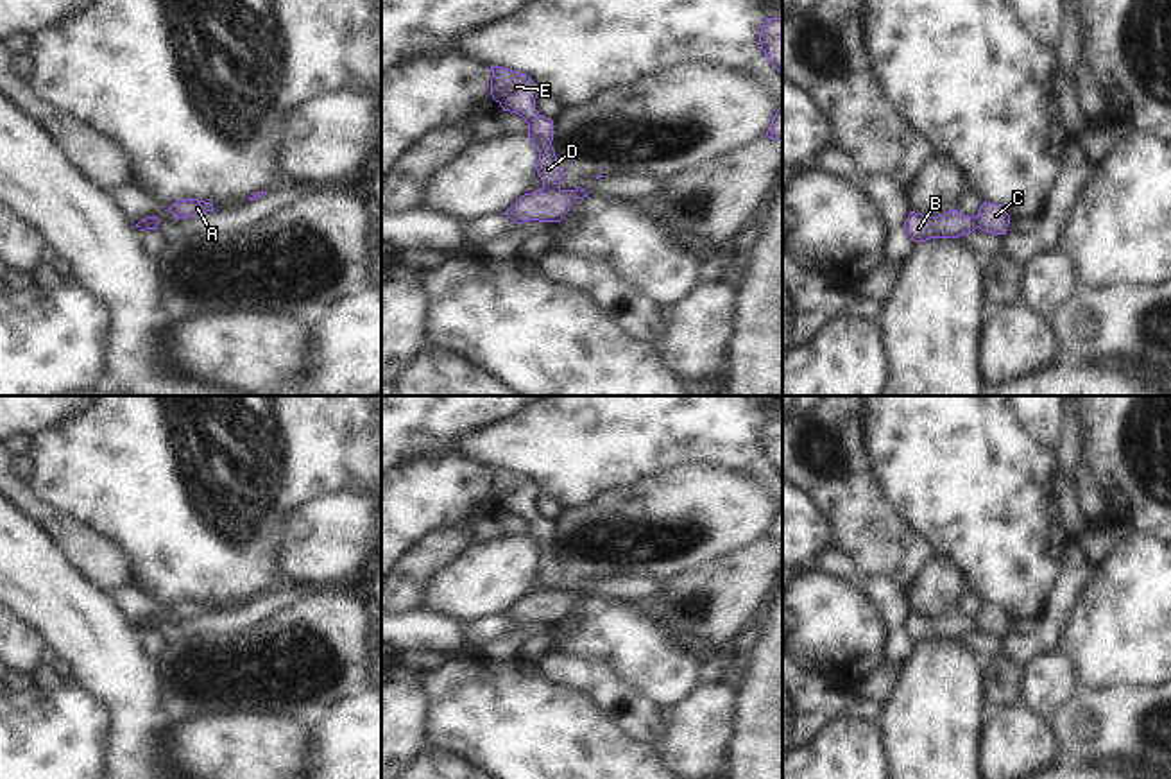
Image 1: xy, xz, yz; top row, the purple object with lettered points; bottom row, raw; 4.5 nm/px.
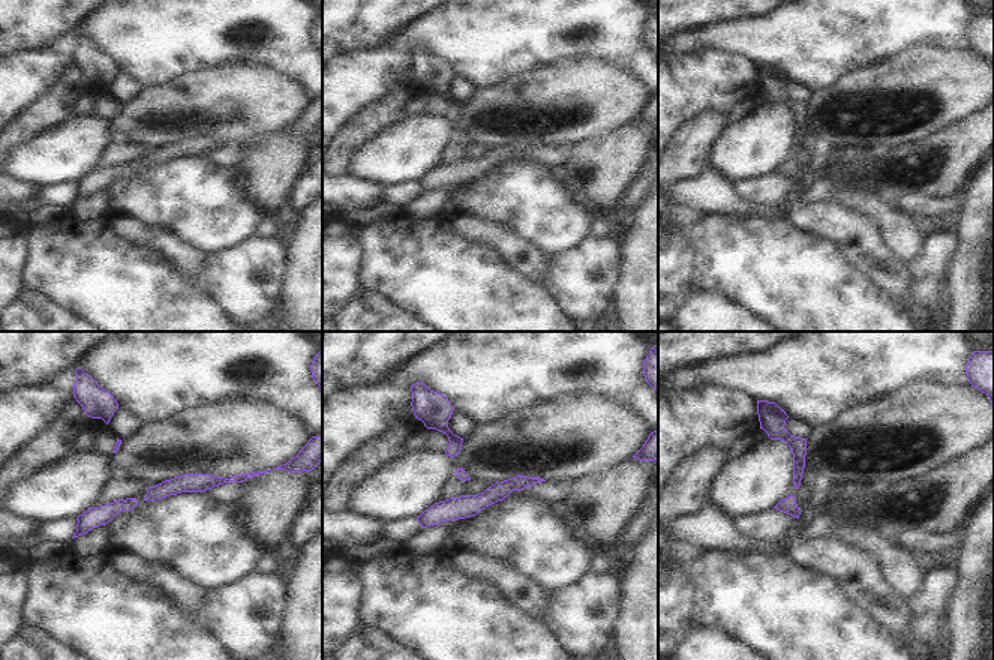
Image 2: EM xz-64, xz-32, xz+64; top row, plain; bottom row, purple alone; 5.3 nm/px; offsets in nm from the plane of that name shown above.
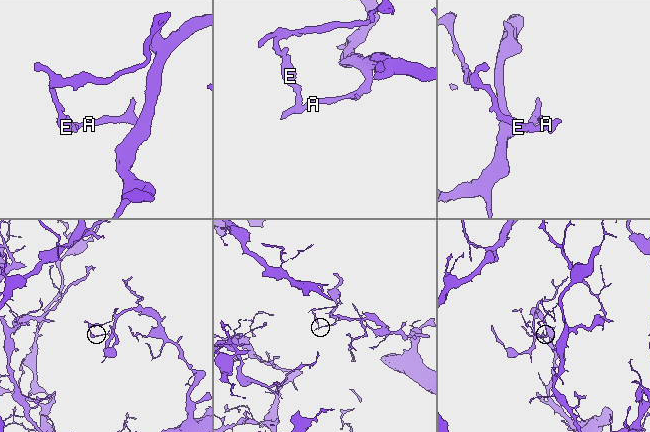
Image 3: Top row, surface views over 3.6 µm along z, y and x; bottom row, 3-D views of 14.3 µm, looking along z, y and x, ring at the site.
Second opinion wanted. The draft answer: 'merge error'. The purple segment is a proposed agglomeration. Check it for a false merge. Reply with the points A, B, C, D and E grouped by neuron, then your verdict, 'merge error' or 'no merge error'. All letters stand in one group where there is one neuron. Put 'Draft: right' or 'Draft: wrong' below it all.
groups A C / B D E; merge error
Draft: right

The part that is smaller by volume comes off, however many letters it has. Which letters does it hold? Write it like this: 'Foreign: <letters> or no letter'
Foreign: B, D, E

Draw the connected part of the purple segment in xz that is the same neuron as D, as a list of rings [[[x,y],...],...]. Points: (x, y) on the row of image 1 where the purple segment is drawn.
[[[491,66],[491,95],[503,107],[503,111],[516,113],[528,124],[528,138],[539,149],[537,174],[544,188],[560,190],[560,179],[564,168],[557,161],[555,150],[551,147],[553,140],[553,120],[543,116],[535,109],[535,98],[541,90],[535,82],[521,73],[501,66]]]

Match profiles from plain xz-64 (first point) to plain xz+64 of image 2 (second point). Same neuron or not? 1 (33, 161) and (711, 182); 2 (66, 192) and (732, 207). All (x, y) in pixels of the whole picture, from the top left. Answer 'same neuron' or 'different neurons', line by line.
1: different neurons
2: different neurons

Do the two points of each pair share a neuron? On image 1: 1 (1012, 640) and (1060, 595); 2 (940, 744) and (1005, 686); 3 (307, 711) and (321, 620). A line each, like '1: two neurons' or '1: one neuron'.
1: one neuron
2: two neurons
3: one neuron

